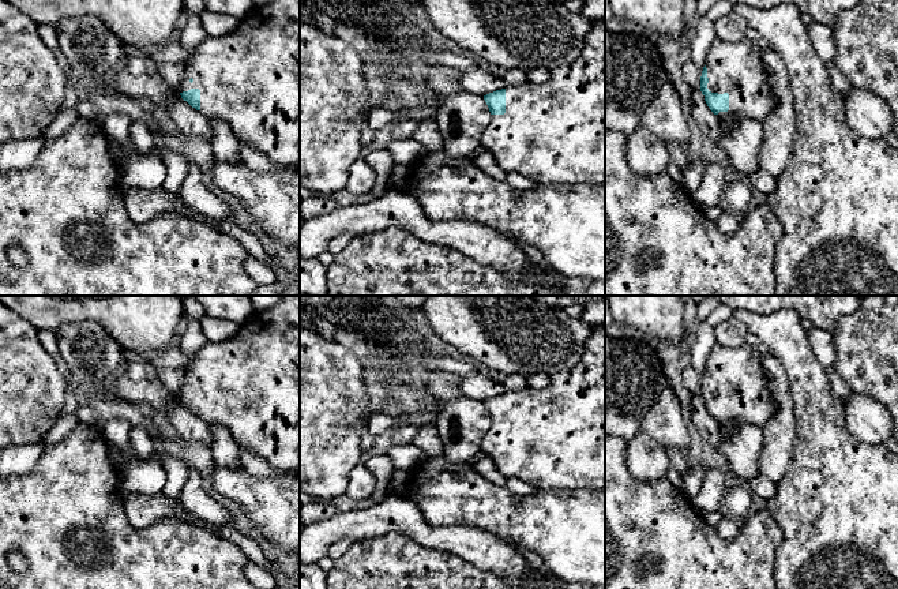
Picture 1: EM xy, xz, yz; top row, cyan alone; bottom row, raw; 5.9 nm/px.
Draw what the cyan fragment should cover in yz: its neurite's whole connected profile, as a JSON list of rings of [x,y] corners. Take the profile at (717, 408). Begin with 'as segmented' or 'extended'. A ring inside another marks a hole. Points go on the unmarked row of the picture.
extended | [[[715,342],[709,350],[700,397],[721,425],[748,423],[766,427],[777,412],[763,356],[748,342],[728,348]]]

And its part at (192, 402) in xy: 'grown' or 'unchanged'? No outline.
grown

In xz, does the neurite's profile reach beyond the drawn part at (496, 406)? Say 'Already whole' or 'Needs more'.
Needs more

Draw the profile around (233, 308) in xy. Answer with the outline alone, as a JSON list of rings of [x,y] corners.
[[[191,296],[199,301],[207,316],[244,323],[255,314],[251,296]]]

